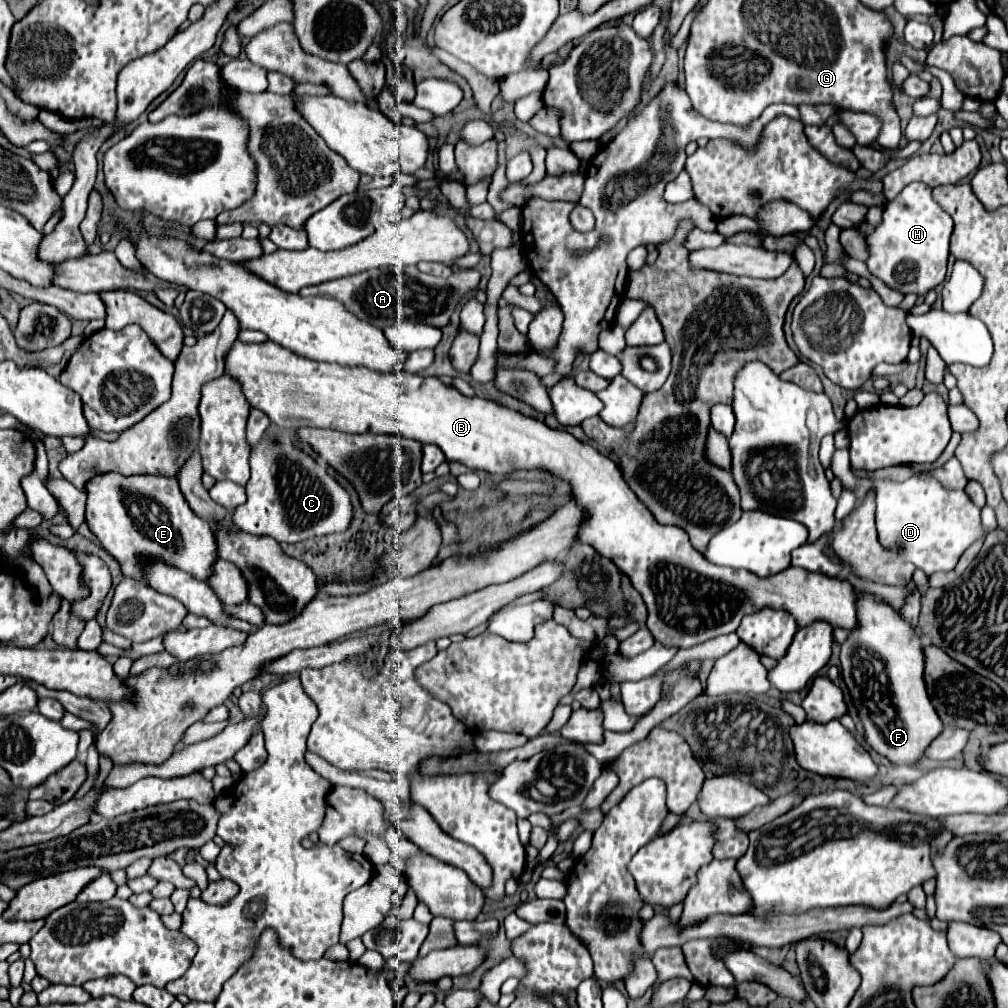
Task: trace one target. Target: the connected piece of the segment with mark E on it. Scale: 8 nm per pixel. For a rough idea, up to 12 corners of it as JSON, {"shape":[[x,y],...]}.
{"shape":[[101,474],[87,524],[145,582],[141,558],[207,582],[217,538],[175,478]]}

